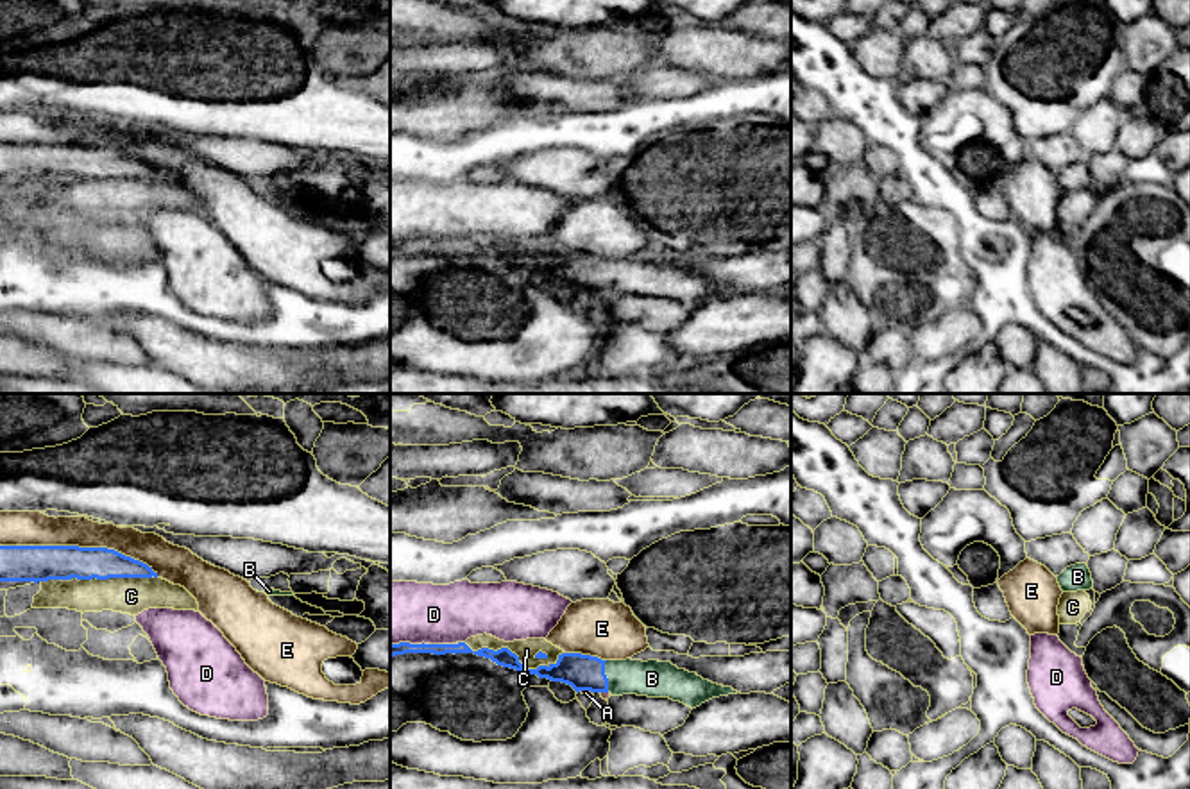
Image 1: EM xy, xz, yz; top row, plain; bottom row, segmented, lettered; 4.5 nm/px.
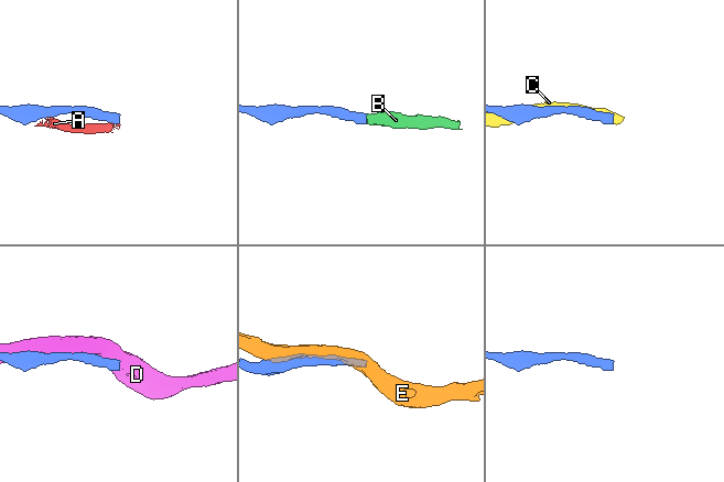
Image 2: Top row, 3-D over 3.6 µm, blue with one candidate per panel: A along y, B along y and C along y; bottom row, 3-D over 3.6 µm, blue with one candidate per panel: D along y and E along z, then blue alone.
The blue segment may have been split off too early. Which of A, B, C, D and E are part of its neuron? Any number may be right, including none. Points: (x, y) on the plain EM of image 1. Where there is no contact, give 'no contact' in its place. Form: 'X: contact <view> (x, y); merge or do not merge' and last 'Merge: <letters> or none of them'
A: contact xz (584, 288); do not merge
B: contact xz (605, 276); merge
C: contact xy (99, 178); do not merge
D: contact xz (423, 242); do not merge
E: contact xy (77, 145); do not merge
Merge: B

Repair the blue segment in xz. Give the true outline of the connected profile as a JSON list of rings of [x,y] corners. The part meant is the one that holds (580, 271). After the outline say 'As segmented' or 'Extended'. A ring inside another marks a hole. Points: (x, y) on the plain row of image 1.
[[[465,242],[458,243],[390,243],[390,256],[404,252],[474,252],[478,256],[490,258],[497,265],[510,267],[521,272],[537,274],[551,281],[562,281],[571,284],[576,292],[610,292],[612,295],[637,293],[648,297],[669,297],[680,301],[691,308],[701,302],[737,293],[732,286],[723,286],[703,279],[696,272],[678,268],[671,261],[659,259],[601,259],[598,256],[582,252],[562,252],[558,259],[549,265],[539,265],[537,268],[526,268],[515,252],[508,247],[497,250],[481,247],[472,250]]]. Extended

